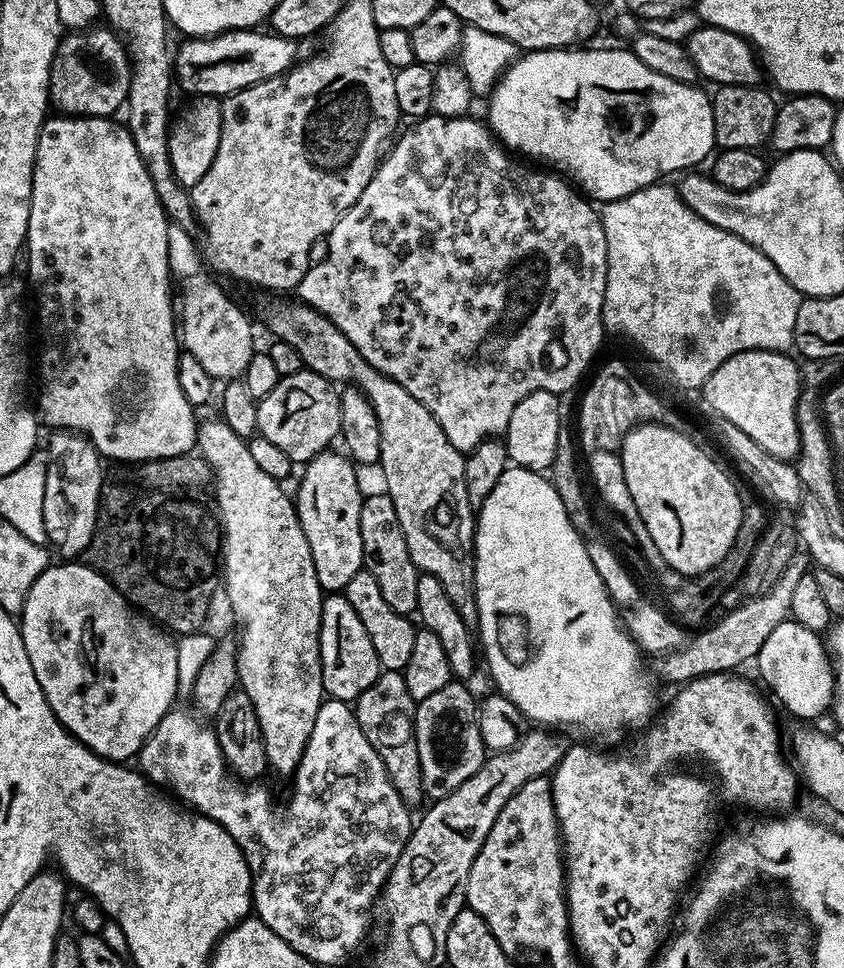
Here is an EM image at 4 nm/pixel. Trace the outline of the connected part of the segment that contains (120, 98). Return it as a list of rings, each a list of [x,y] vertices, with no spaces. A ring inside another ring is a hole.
[[[93,26],[87,30],[72,30],[61,39],[60,48],[56,51],[56,61],[52,63],[52,83],[48,85],[48,95],[50,97],[50,104],[57,113],[67,114],[70,116],[106,116],[109,118],[115,117],[116,111],[125,107],[128,99],[128,91],[130,90],[130,78],[132,77],[132,62],[128,58],[127,47],[119,35],[111,27]]]

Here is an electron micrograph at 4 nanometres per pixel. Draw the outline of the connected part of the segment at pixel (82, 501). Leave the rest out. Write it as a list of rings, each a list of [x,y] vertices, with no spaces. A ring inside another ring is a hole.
[[[75,430],[51,433],[46,451],[46,494],[42,498],[42,518],[46,521],[47,543],[57,548],[64,558],[83,557],[96,529],[102,489],[105,487],[102,457],[88,437]],[[53,544],[53,545],[52,545]]]

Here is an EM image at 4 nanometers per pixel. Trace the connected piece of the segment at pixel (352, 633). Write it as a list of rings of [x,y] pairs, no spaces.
[[[328,594],[322,606],[320,623],[320,661],[322,662],[322,682],[325,693],[334,700],[354,702],[362,690],[370,690],[381,674],[378,654],[374,654],[374,645],[362,618],[354,611],[354,606],[342,594]]]

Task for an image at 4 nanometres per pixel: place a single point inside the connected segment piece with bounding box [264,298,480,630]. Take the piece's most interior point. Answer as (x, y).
(424, 476)

